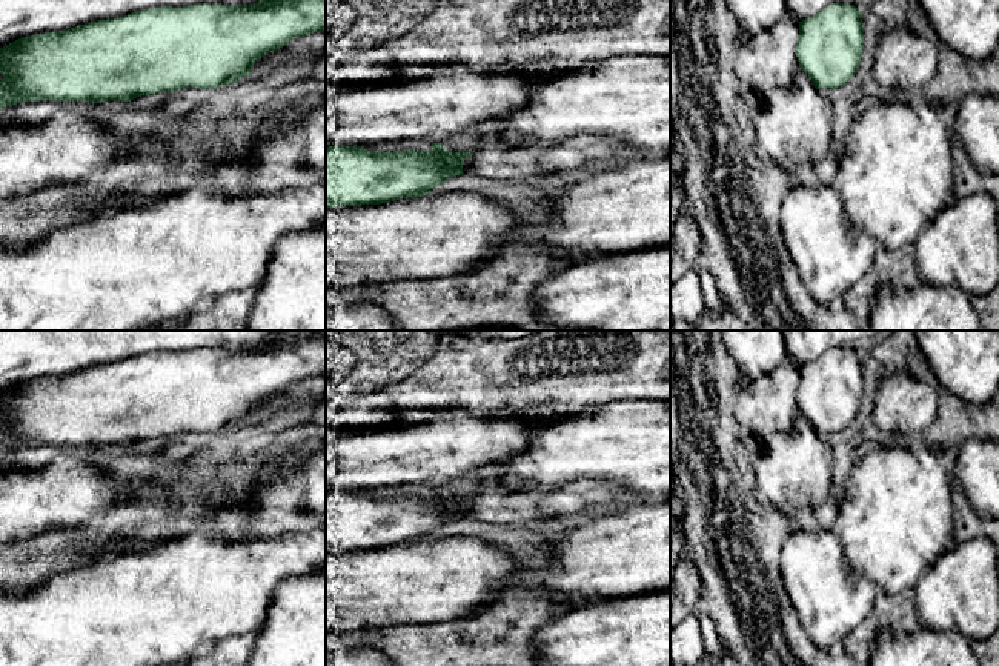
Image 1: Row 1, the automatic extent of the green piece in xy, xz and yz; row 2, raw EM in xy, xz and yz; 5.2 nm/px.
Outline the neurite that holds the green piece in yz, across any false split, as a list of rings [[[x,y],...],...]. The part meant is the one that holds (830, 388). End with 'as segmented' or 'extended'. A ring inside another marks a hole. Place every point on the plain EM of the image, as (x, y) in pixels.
[[[833,348],[813,361],[799,366],[796,403],[818,437],[833,443],[833,435],[856,418],[864,395],[861,355],[851,348]]]; extended

